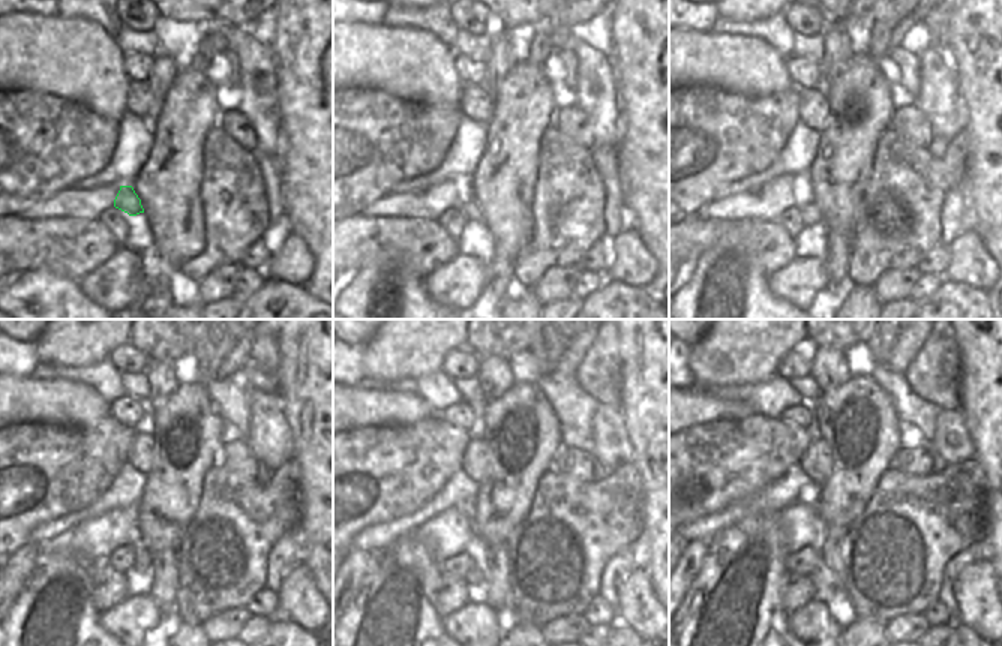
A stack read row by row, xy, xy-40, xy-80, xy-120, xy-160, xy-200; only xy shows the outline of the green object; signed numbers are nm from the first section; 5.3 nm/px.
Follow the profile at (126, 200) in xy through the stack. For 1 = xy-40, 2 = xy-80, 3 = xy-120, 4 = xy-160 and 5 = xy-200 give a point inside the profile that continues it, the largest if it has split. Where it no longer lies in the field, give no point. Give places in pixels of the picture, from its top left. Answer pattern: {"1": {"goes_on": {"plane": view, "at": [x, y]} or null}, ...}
{"1": {"goes_on": {"plane": "xy-40", "at": [470, 209]}}, "2": {"goes_on": {"plane": "xy-80", "at": [810, 213]}}, "3": {"goes_on": {"plane": "xy-120", "at": [143, 555]}}, "4": {"goes_on": {"plane": "xy-160", "at": [477, 550]}}, "5": {"goes_on": {"plane": "xy-200", "at": [824, 583]}}}

